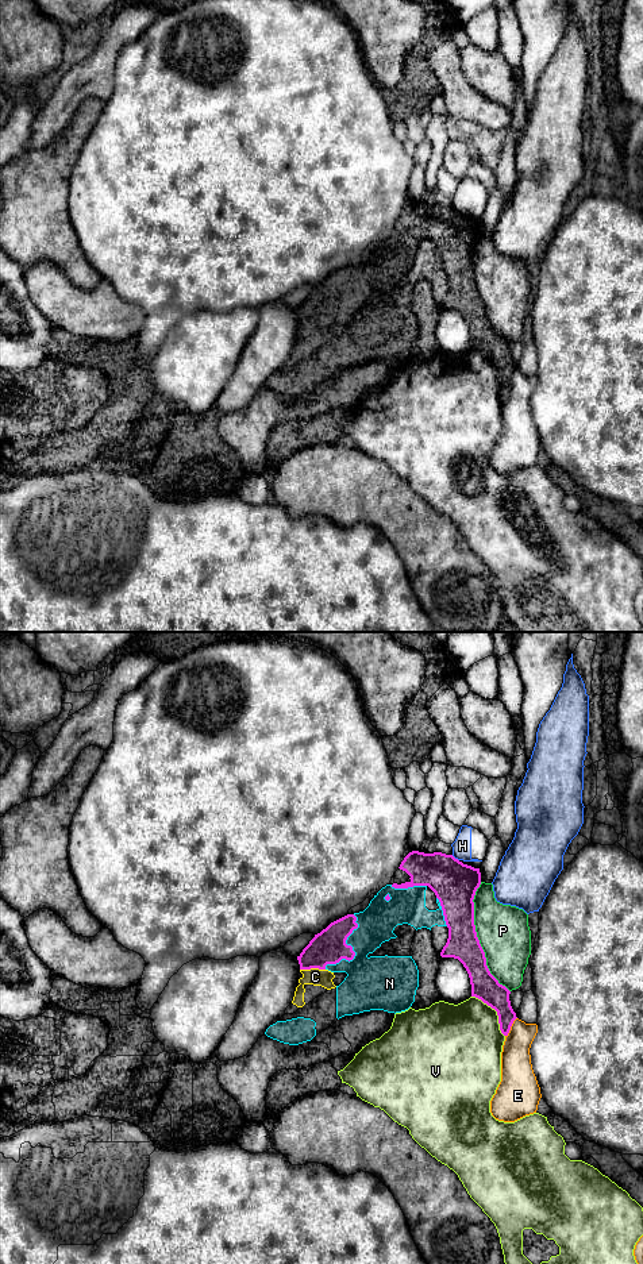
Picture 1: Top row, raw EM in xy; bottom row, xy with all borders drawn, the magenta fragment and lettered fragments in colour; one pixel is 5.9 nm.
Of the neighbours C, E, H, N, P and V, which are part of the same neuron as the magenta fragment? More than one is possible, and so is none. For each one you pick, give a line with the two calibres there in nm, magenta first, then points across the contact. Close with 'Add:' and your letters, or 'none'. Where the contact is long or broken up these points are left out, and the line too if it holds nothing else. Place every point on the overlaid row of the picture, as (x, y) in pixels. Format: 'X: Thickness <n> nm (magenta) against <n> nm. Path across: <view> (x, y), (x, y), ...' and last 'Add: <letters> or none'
C: Thickness 200 nm (magenta) against 100 nm. Path across: xy (328, 947), (312, 967), (315, 977)
Add: C

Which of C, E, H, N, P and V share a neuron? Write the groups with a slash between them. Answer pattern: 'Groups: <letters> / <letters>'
Groups: C / E / H / N / P / V

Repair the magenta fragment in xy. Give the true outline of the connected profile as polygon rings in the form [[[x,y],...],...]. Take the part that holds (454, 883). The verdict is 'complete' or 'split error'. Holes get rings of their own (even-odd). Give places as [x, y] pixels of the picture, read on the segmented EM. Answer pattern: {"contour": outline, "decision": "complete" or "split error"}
{"contour": [[[419,851],[409,852],[398,868],[405,871],[411,876],[411,880],[401,885],[393,883],[392,887],[408,889],[413,886],[428,886],[435,893],[448,928],[448,939],[440,952],[440,956],[458,959],[463,964],[470,978],[471,997],[481,999],[497,1011],[500,1030],[504,1036],[508,1036],[513,1021],[517,1018],[509,1001],[511,991],[505,986],[500,984],[490,974],[486,966],[485,952],[480,944],[474,925],[473,899],[481,885],[480,868],[463,864],[453,855],[442,852],[424,853]]], "decision": "complete"}

